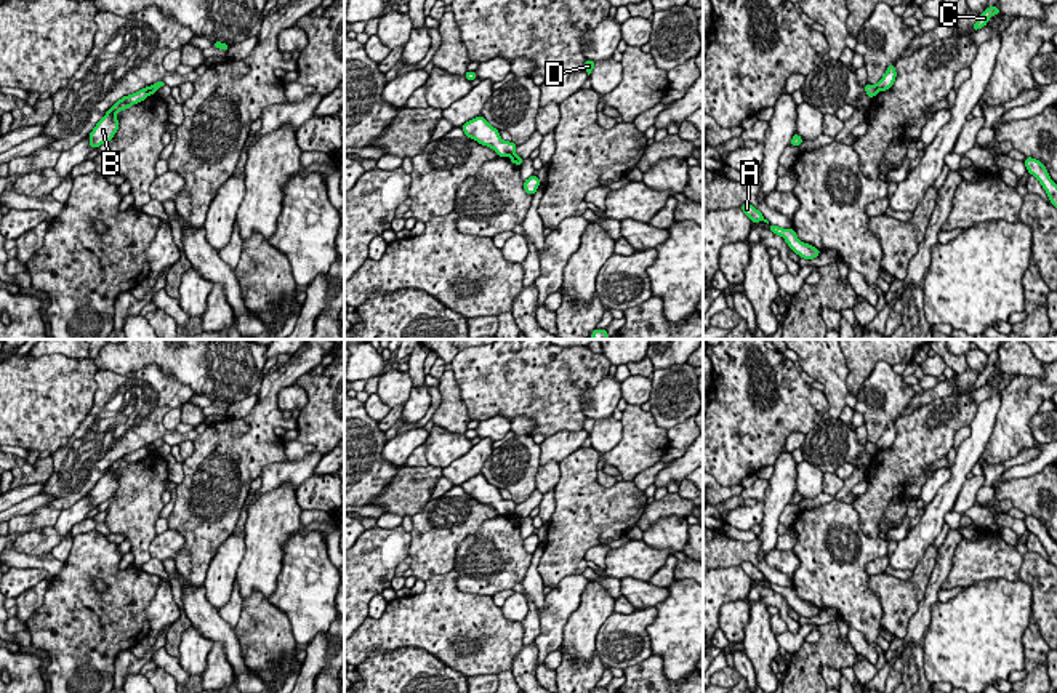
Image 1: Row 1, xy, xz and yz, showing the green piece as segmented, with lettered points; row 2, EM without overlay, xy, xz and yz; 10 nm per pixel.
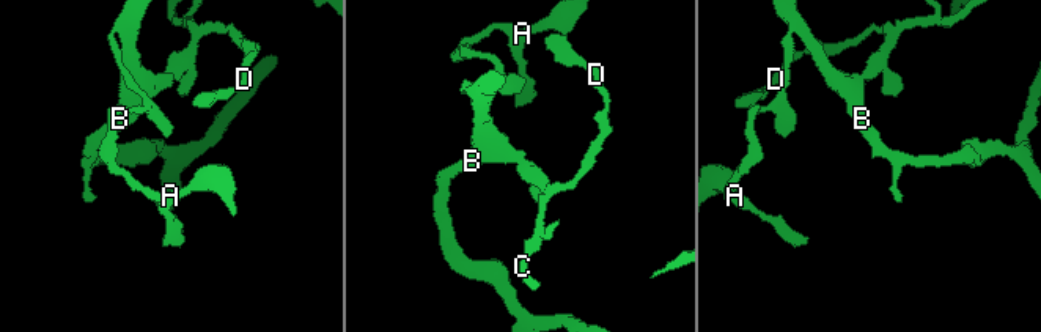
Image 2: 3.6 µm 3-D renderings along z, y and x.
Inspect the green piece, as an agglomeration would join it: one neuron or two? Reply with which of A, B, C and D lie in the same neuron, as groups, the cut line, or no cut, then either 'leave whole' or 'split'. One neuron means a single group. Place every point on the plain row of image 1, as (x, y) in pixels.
groups A B / C D; cut xy (151, 444), (156, 448); split

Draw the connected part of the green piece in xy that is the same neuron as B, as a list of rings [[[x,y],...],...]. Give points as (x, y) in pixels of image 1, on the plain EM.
[[[152,443],[151,445],[144,445],[143,448],[119,458],[106,471],[106,474],[96,482],[93,490],[88,493],[88,496],[90,496],[88,503],[93,507],[98,507],[101,503],[111,499],[114,496],[114,493],[117,491],[117,488],[119,488],[117,472],[120,469],[125,469],[125,467],[131,466],[133,463],[138,463],[138,461],[144,459],[151,453],[155,453],[155,448],[154,448]]]

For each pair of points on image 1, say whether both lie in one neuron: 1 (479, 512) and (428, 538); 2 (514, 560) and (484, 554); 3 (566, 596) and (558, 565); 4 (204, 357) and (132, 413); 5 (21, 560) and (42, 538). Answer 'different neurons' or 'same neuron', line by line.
1: same neuron
2: same neuron
3: different neurons
4: different neurons
5: different neurons

